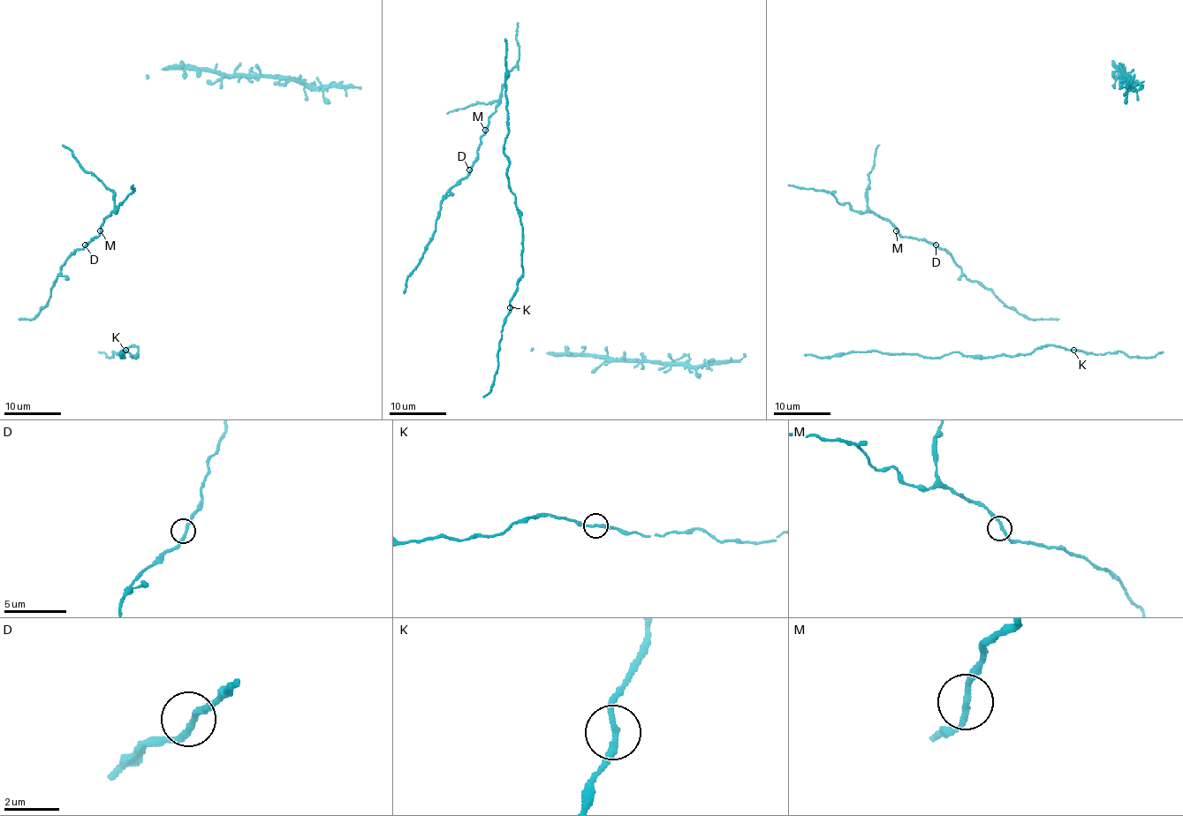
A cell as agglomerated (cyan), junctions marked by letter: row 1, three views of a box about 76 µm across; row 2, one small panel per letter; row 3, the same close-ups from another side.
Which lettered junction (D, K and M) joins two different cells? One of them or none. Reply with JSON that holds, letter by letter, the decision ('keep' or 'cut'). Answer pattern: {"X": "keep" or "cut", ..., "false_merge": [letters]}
{"D": "keep", "K": "keep", "M": "keep", "false_merge": []}

